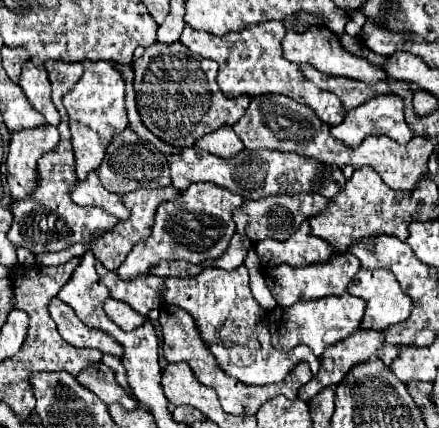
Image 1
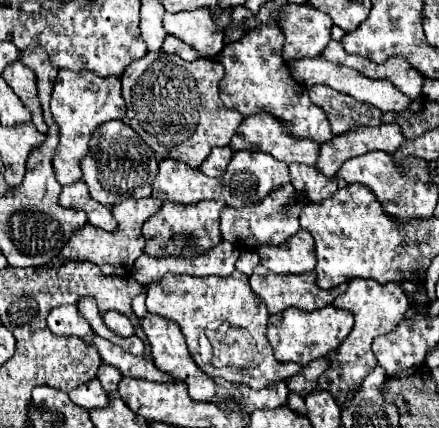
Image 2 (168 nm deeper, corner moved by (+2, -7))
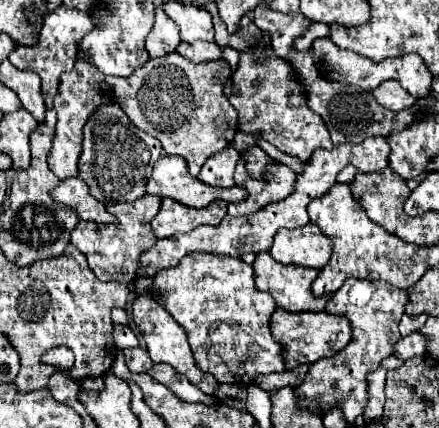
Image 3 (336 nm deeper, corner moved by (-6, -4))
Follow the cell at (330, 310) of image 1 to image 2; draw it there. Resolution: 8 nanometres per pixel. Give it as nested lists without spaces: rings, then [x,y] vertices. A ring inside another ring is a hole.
[[[324,306],[316,312],[300,312],[298,308],[288,308],[280,314],[272,314],[268,320],[268,340],[278,362],[298,362],[308,364],[320,356],[334,352],[352,330],[352,312],[344,312],[336,306]]]

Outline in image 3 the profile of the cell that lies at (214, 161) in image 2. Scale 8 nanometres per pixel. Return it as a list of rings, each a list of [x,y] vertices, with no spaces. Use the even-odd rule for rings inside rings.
[[[230,145],[228,149],[222,149],[220,153],[212,155],[204,163],[204,167],[198,173],[198,179],[206,185],[220,187],[220,189],[232,187],[234,185],[234,167],[238,159],[240,159],[240,153]]]

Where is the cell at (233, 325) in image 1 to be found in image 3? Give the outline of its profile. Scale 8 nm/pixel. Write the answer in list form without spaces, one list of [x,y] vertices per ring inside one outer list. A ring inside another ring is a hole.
[[[190,253],[176,267],[162,269],[154,277],[152,297],[184,327],[196,365],[214,375],[218,383],[242,383],[252,385],[256,375],[284,371],[280,345],[270,335],[270,315],[276,309],[270,293],[262,293],[254,287],[254,271],[240,257],[220,257],[212,253]]]

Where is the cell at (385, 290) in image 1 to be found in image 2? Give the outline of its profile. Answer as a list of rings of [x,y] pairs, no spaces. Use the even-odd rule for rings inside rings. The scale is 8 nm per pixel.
[[[352,278],[352,282],[348,284],[348,290],[334,300],[334,306],[350,310],[354,314],[354,328],[348,334],[348,338],[340,344],[340,348],[330,356],[332,364],[330,364],[330,370],[320,378],[320,388],[332,392],[336,402],[344,404],[346,394],[350,390],[358,390],[362,380],[378,366],[376,356],[370,350],[372,340],[380,334],[392,332],[400,324],[400,320],[404,320],[404,314],[408,312],[410,302],[408,302],[408,296],[402,292],[400,284],[396,282],[380,284],[376,280]],[[338,392],[342,394],[338,396]]]

